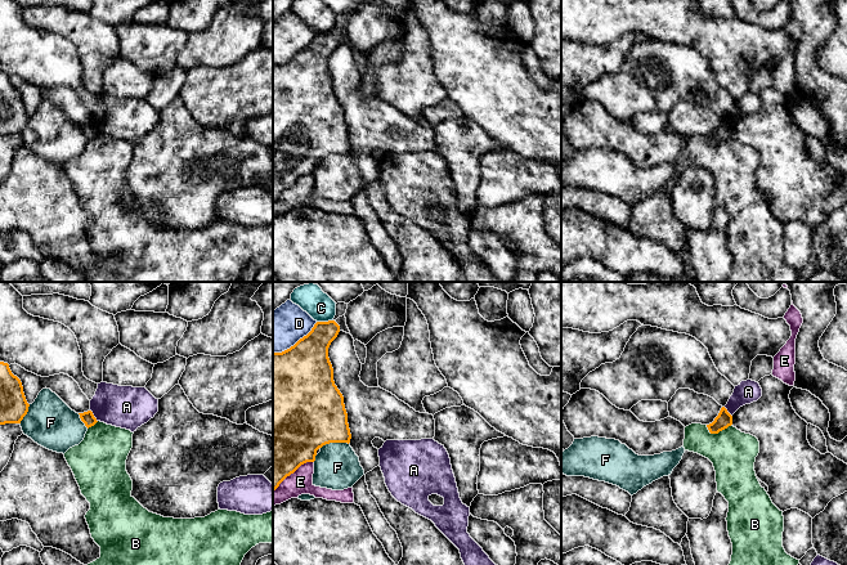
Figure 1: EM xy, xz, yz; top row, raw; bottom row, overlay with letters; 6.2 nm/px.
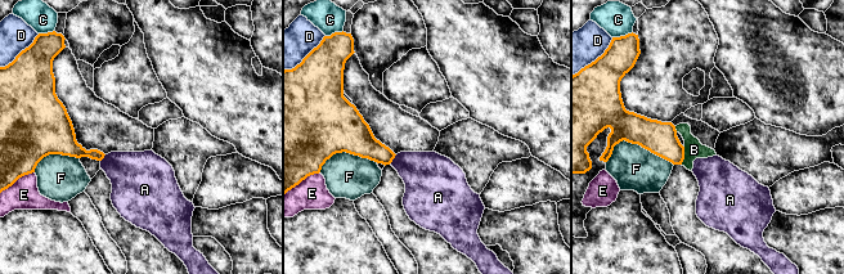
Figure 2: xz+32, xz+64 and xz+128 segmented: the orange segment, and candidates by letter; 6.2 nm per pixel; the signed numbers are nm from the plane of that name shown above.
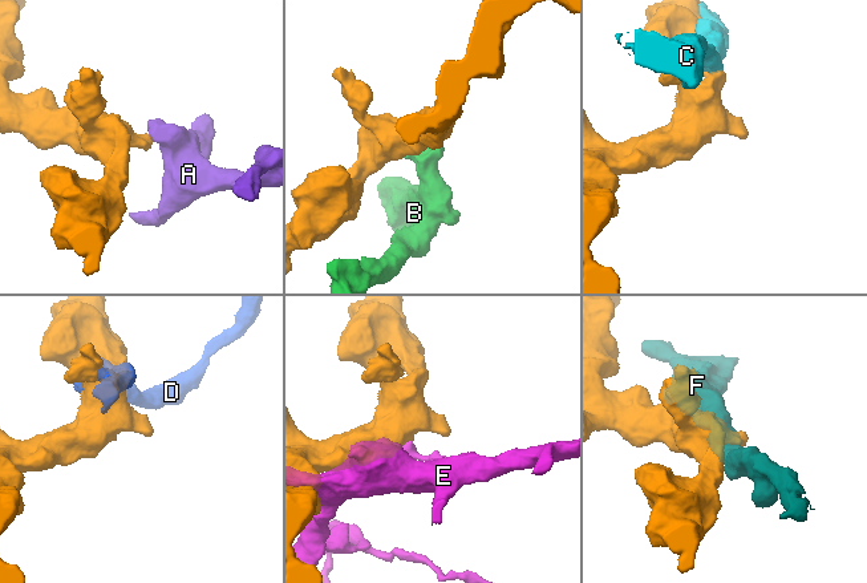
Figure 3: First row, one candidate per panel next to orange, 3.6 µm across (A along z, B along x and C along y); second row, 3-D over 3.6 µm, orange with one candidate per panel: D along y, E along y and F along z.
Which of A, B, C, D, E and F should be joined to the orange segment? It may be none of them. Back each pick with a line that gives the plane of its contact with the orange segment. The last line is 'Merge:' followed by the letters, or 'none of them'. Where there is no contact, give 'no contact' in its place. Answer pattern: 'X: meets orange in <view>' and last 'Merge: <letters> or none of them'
Merge: none of them

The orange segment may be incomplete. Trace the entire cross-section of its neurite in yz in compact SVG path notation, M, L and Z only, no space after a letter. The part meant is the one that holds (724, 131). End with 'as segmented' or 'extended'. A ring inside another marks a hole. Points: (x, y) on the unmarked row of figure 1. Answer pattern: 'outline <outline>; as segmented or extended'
outline M725 118L721 120L718 127L714 133L707 136L711 145L718 145L720 143L727 140L732 136L732 127L727 124Z; as segmented

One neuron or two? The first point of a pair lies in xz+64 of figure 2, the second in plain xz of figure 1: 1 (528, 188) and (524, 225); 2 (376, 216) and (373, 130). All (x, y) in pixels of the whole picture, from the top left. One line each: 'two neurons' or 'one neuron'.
1: two neurons
2: one neuron

